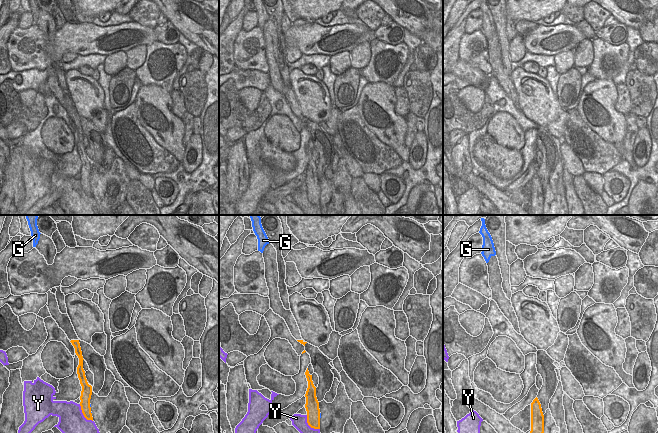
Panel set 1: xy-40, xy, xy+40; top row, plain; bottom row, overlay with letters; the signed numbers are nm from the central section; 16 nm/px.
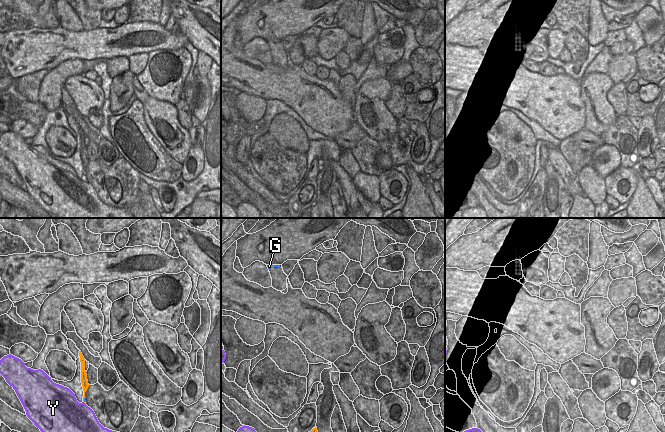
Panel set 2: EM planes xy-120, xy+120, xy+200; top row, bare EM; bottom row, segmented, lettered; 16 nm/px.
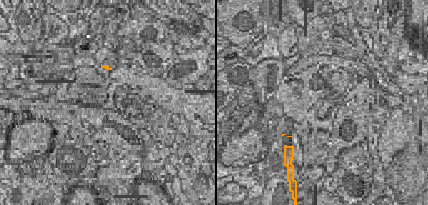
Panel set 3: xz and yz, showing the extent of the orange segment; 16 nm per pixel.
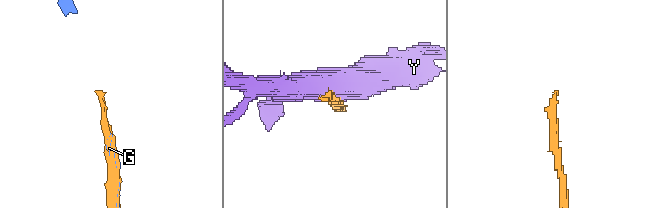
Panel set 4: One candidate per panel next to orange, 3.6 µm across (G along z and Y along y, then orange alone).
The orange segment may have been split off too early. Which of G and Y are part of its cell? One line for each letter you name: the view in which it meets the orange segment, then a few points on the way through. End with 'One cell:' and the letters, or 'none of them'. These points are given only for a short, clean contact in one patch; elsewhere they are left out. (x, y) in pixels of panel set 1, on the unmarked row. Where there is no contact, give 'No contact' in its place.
G: Touches orange in xy
One cell: G.

